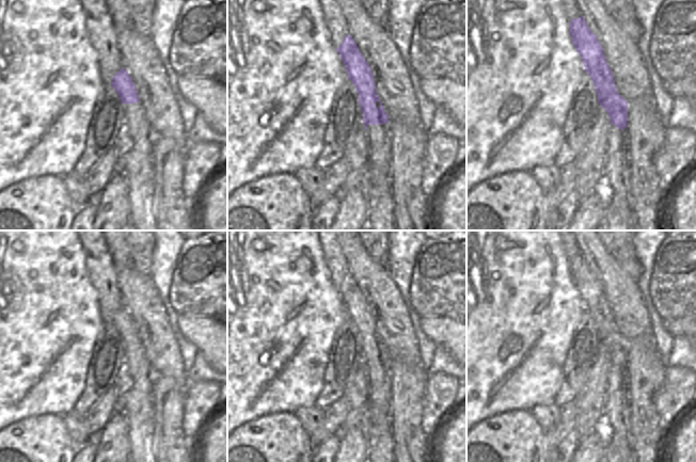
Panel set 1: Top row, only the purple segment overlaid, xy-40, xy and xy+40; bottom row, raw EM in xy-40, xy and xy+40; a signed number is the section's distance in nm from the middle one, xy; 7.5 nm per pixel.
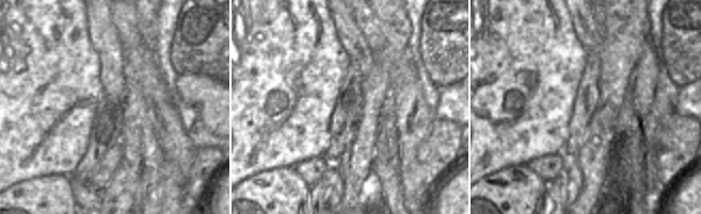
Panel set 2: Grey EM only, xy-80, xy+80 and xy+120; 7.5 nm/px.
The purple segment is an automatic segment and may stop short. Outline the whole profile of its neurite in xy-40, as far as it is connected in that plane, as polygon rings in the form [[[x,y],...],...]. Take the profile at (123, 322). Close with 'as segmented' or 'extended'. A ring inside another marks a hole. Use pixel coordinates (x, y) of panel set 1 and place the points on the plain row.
[[[124,306],[115,313],[111,324],[117,331],[122,342],[136,342],[140,340],[137,326]]]; as segmented

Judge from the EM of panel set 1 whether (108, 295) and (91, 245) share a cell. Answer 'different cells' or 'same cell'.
same cell

